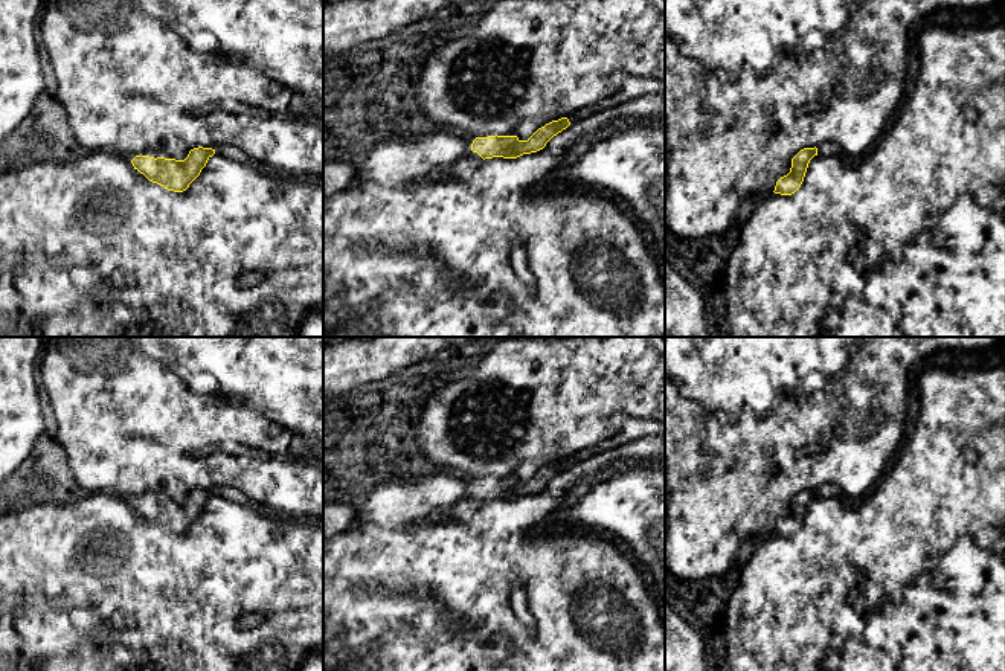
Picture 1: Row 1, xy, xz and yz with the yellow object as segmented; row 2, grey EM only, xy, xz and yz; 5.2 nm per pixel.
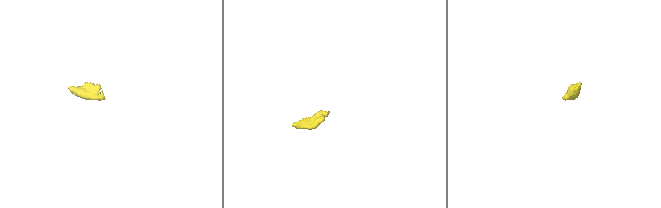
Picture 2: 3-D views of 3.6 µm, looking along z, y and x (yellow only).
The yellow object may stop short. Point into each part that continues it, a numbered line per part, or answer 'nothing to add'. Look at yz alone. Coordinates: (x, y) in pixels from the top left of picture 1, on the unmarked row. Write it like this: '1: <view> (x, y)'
nothing to add

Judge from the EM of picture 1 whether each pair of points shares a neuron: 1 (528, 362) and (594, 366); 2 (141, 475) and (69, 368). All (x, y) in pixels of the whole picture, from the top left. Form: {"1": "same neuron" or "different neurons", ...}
{"1": "same neuron", "2": "same neuron"}

